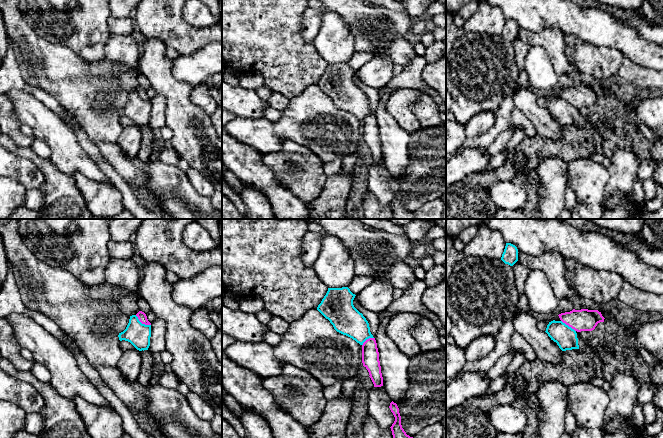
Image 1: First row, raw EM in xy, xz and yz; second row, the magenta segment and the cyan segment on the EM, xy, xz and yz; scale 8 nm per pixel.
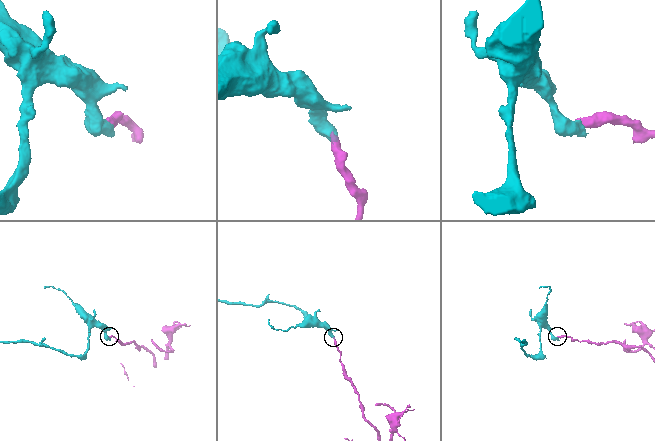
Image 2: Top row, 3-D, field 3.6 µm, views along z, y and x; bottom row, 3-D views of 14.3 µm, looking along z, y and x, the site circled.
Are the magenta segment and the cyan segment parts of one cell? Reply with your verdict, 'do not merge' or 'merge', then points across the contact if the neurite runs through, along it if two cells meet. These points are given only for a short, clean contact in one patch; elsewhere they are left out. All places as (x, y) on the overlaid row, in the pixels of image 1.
do not merge; border along xy (135, 315), (142, 323), (150, 325)

